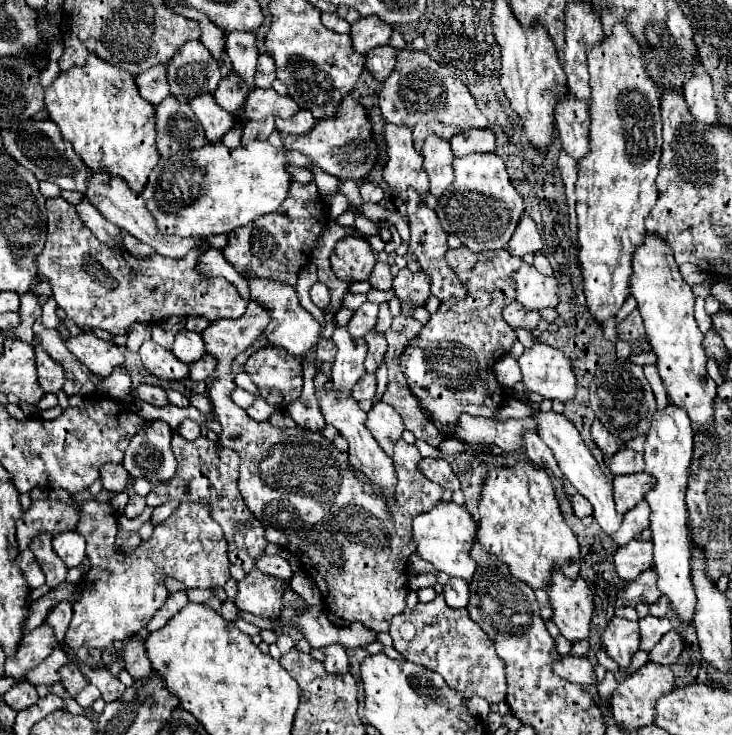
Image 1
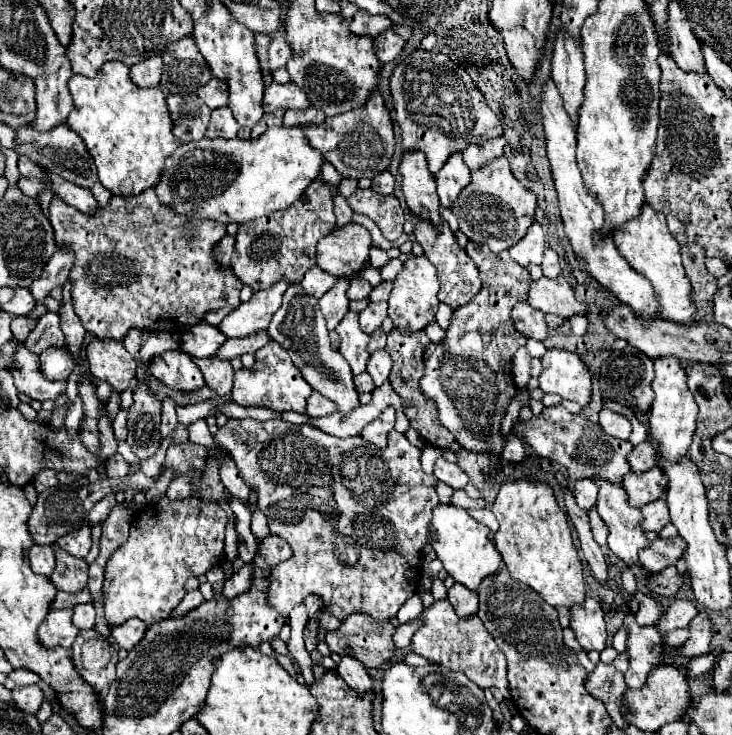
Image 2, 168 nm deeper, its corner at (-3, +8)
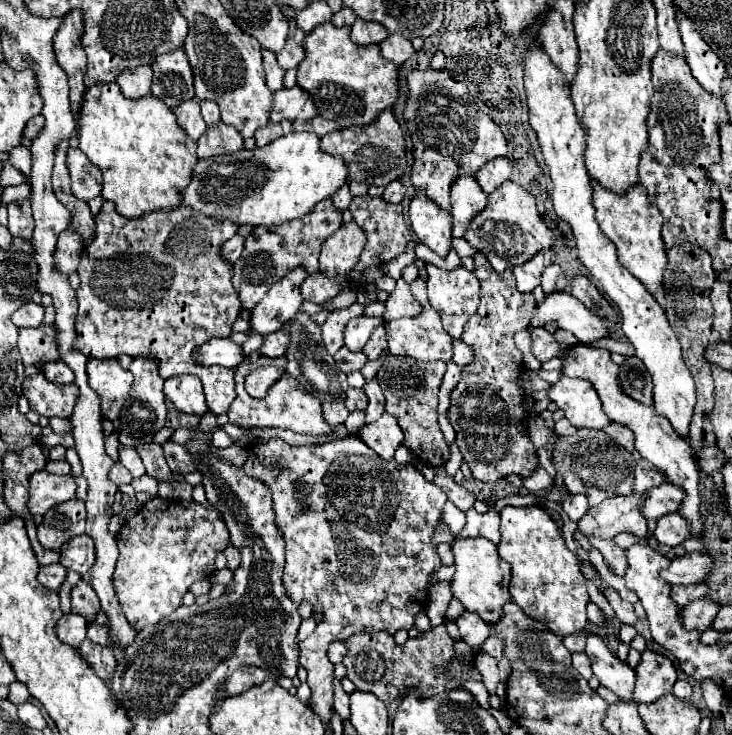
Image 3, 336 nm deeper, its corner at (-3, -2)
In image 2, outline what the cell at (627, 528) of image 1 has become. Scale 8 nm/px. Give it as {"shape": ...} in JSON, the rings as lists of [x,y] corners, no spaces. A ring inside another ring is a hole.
{"shape":[[[663,498],[653,500],[651,504],[643,506],[641,512],[643,512],[643,518],[645,518],[641,528],[645,532],[661,532],[661,528],[671,522],[669,520],[669,510],[667,510],[667,504],[665,504]]]}

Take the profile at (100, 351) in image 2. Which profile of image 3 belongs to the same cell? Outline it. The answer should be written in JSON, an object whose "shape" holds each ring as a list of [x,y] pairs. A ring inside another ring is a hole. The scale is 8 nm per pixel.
{"shape":[[[89,358],[87,362],[89,386],[101,398],[101,412],[109,420],[117,420],[121,408],[129,396],[133,374],[117,362],[117,358]]]}

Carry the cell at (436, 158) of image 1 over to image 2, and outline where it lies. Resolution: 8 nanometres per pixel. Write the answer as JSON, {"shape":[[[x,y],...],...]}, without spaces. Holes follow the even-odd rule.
{"shape":[[[453,154],[447,164],[437,172],[437,194],[443,208],[453,208],[459,192],[469,186],[471,170],[465,166],[461,154]]]}

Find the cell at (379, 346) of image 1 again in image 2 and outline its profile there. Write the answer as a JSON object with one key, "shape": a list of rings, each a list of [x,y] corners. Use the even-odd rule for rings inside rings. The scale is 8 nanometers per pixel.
{"shape":[[[377,350],[371,354],[369,362],[367,362],[367,372],[371,374],[375,388],[379,388],[383,382],[387,382],[389,372],[391,372],[391,358],[385,350]]]}

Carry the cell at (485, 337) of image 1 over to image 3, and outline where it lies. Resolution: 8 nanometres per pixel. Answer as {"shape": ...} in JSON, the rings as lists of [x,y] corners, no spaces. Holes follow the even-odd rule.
{"shape":[[[477,252],[473,256],[473,260],[475,260],[475,276],[481,283],[481,302],[479,302],[477,314],[473,318],[469,318],[469,322],[465,324],[461,338],[465,344],[469,344],[473,348],[475,356],[473,356],[471,364],[463,366],[461,380],[459,380],[457,388],[453,388],[453,392],[451,392],[451,408],[449,408],[447,418],[457,432],[457,446],[463,454],[463,460],[469,464],[469,468],[477,480],[495,482],[507,474],[519,474],[525,478],[535,470],[539,460],[537,460],[535,448],[527,434],[529,416],[523,408],[525,394],[523,394],[523,390],[517,388],[517,378],[523,370],[523,352],[515,346],[513,334],[519,330],[525,330],[529,326],[537,302],[531,292],[517,290],[511,270],[497,274],[489,266],[489,260],[485,258],[483,252]]]}

